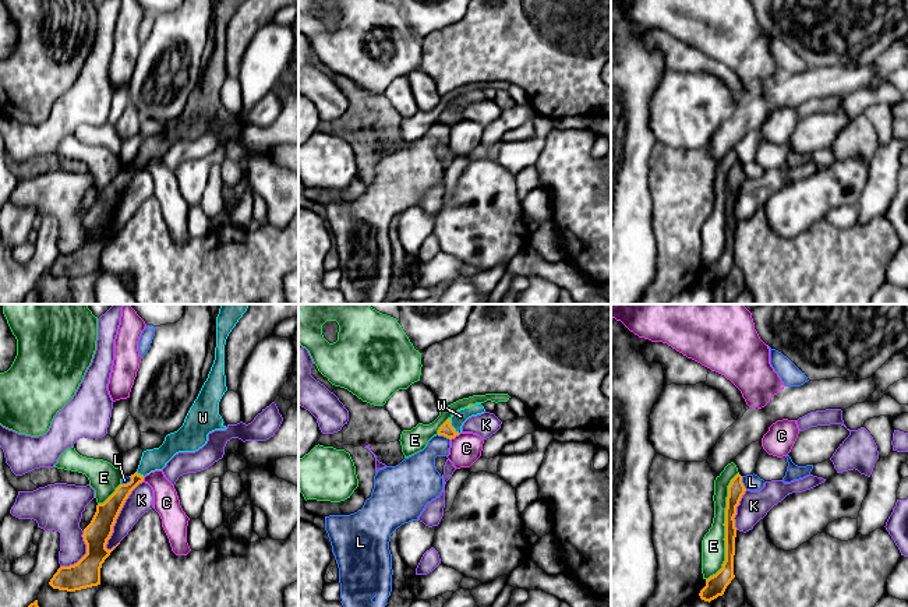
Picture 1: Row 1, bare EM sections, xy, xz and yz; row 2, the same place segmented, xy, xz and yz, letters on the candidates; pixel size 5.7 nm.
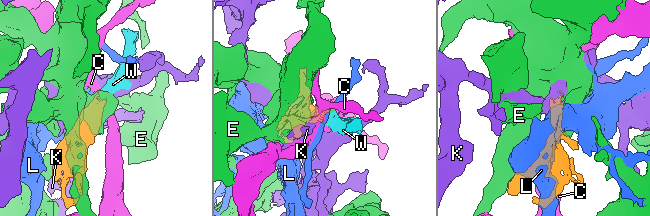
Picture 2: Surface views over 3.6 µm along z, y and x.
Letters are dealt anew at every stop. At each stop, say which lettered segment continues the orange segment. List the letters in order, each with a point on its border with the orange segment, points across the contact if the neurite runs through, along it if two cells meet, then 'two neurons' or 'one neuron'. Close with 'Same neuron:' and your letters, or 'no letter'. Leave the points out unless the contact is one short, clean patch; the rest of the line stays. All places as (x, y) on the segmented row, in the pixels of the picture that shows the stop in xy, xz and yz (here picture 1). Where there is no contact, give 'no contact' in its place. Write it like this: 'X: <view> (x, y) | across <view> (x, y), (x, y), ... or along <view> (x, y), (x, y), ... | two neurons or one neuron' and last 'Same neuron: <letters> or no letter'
C: xz (455, 436) | along xz (459, 434), (451, 440) | two neurons
E: yz (725, 528) | two neurons
K: xy (117, 515) | two neurons
L: yz (742, 483) | along yz (741, 476), (741, 482), (746, 489) | two neurons
W: xz (452, 427) | across xz (447, 430), (452, 427), (460, 416) | one neuron
Same neuron: W

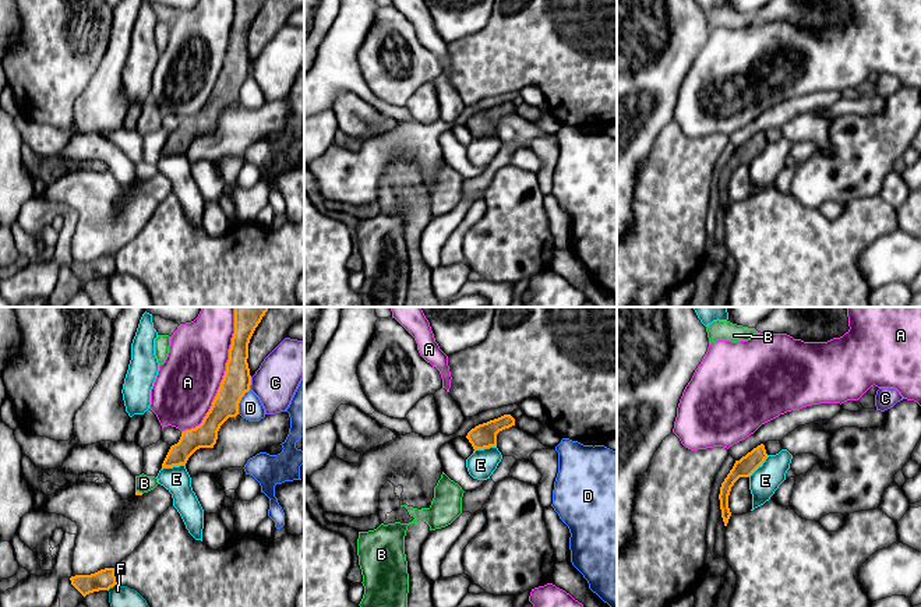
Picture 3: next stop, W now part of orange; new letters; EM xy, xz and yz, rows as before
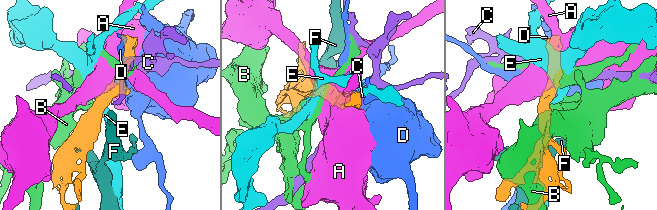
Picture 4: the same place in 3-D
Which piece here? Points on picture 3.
A: xy (225, 374) | two neurons
B: xy (138, 491) | along xy (136, 490), (143, 493) | two neurons
C: xy (250, 384) | along xy (251, 377), (249, 390) | two neurons
D: xy (239, 402) | along xy (249, 390), (239, 403), (237, 413) | two neurons
E: xy (173, 465) | along xy (184, 463), (162, 469) | two neurons
F: xy (112, 586) | along xy (116, 583), (108, 590) | two neurons
Same neuron: no letter

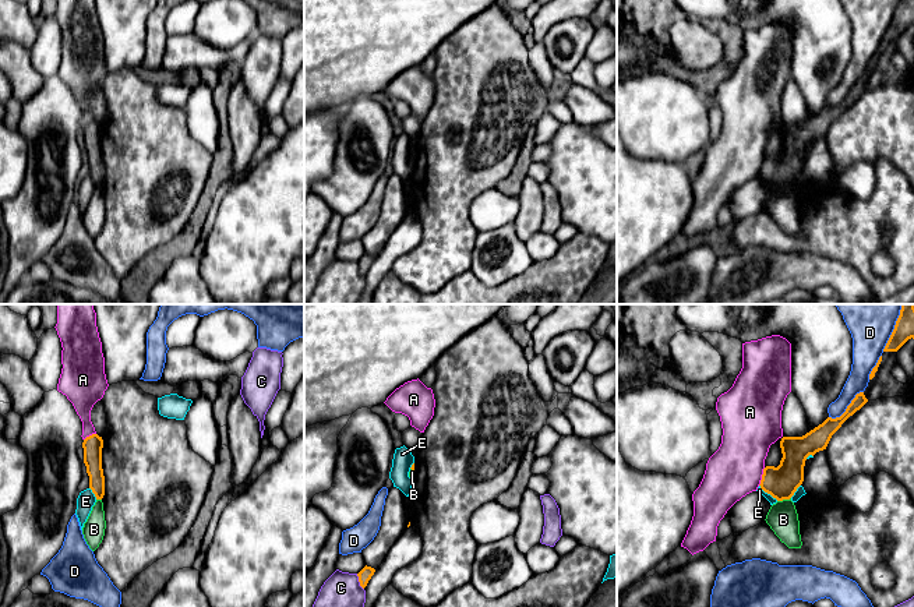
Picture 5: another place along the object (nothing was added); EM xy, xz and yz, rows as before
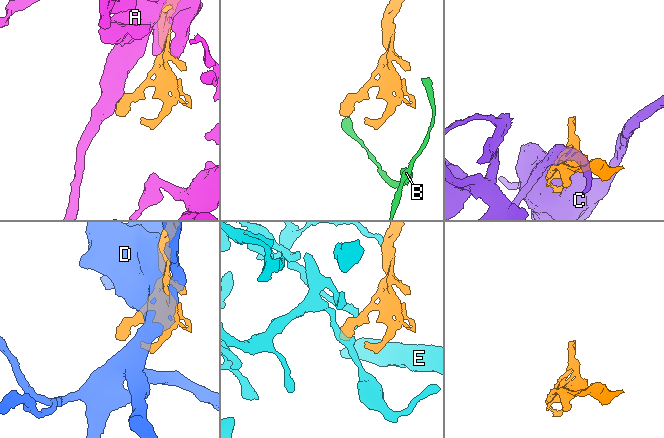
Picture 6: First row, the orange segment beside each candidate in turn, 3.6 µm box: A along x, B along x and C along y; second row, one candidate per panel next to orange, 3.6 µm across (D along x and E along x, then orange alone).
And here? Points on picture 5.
A: yz (762, 476) | two neurons
B: yz (783, 498) | along yz (790, 497), (777, 501) | two neurons
C: xz (360, 582) | two neurons
D: yz (895, 328) | two neurons
E: yz (768, 493) | two neurons
Same neuron: no letter

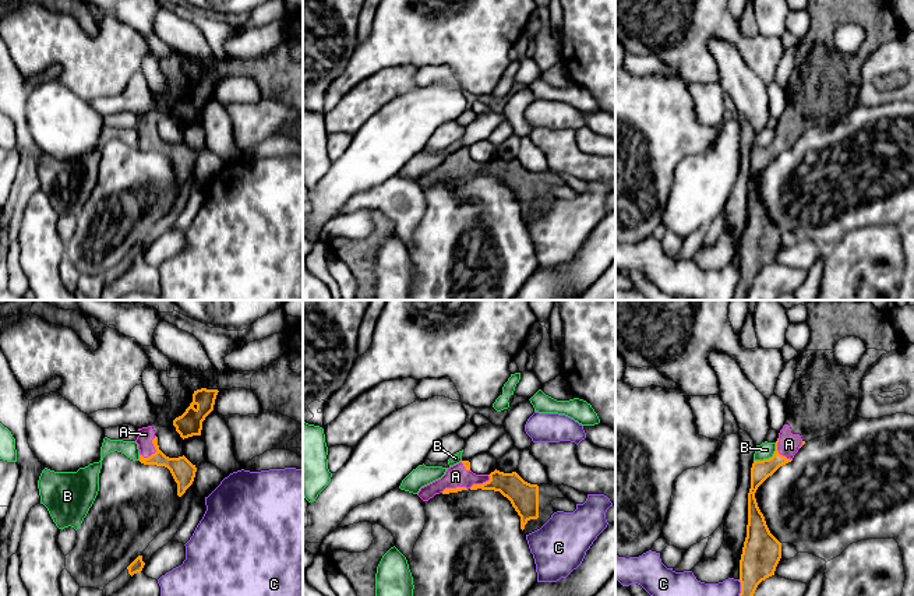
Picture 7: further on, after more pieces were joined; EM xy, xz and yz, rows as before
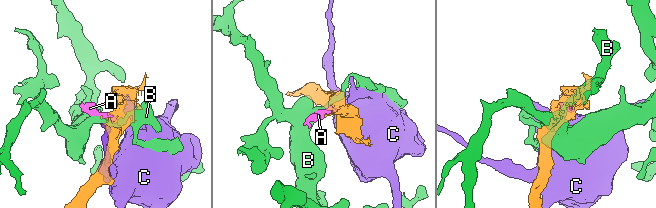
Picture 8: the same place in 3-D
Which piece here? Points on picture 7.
A: xy (155, 448) | one neuron
B: yz (769, 458) | along yz (776, 443), (776, 450), (770, 457), (754, 461) | two neurons
C: yz (741, 588) | along yz (738, 579), (740, 595) | two neurons
Same neuron: A

